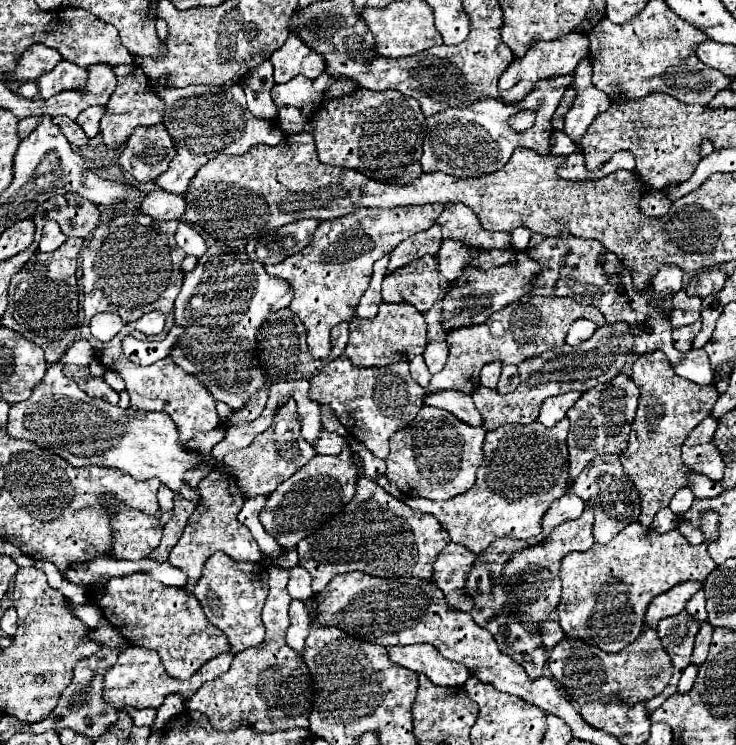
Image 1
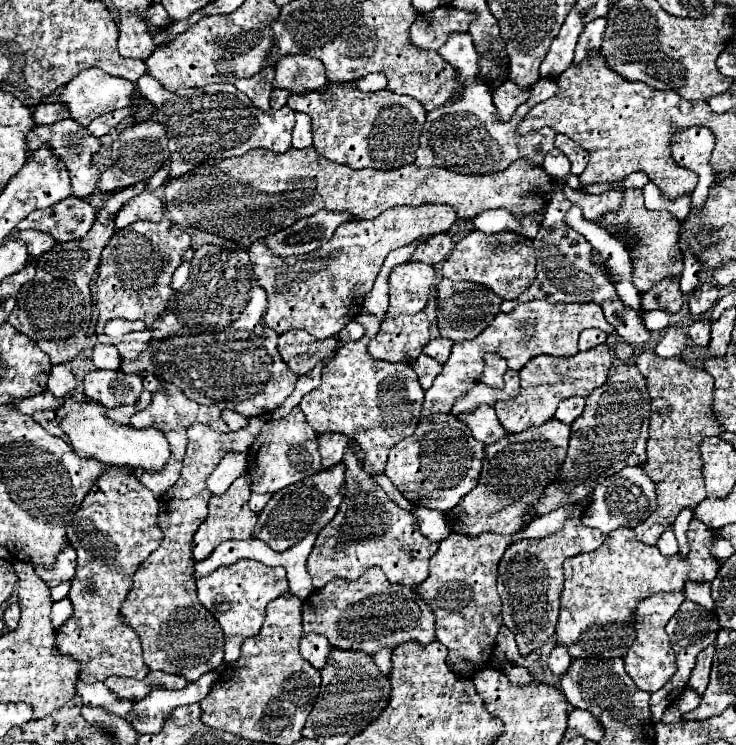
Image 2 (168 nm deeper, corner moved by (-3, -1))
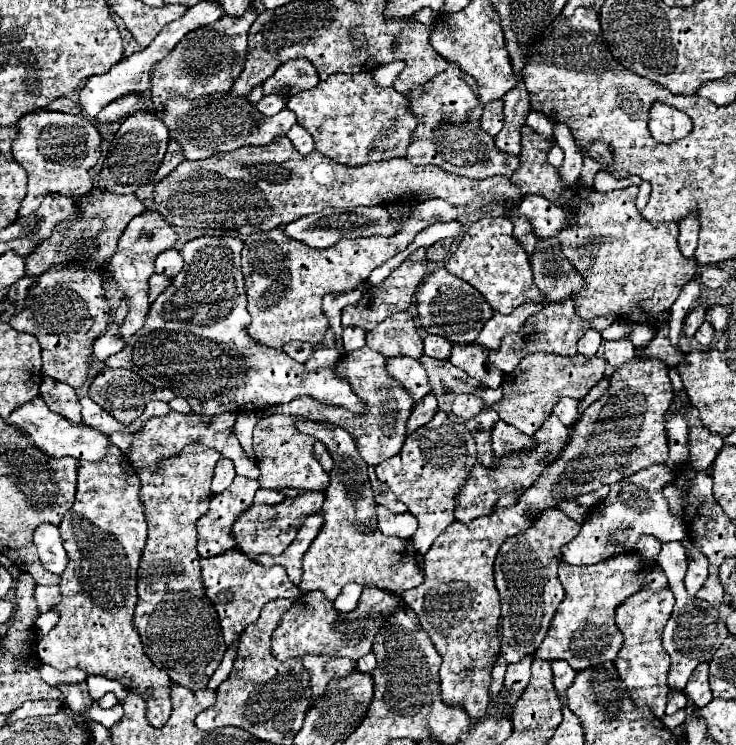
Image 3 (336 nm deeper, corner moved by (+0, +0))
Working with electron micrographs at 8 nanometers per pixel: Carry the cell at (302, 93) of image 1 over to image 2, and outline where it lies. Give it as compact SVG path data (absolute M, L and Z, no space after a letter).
M274 89L274 91L272 91L272 97L270 97L270 105L272 105L272 109L280 109L280 107L284 107L290 95L292 95L292 91L288 91L288 89Z

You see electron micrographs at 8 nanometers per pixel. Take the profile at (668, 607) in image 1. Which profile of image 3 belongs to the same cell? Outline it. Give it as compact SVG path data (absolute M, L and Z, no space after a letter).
M653 562L651 572L645 576L641 590L629 596L615 612L615 624L623 634L623 646L615 658L615 670L625 682L627 692L635 706L647 706L651 712L661 718L667 704L667 672L671 666L669 654L663 648L661 634L673 610L673 592L667 586L667 578L657 562Z

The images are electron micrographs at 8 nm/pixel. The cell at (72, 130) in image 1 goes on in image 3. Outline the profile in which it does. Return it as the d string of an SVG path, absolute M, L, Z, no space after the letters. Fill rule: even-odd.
M37 108L25 114L25 118L21 118L17 126L19 126L19 132L11 144L13 146L11 152L13 152L13 158L27 170L27 176L29 176L29 188L27 188L25 200L21 202L19 216L27 216L35 212L41 206L41 200L49 196L49 192L51 194L59 192L73 200L91 192L93 184L91 184L89 170L97 164L101 156L102 138L97 128L85 116L81 114L71 116L63 112ZM81 128L87 128L87 130L81 130Z

